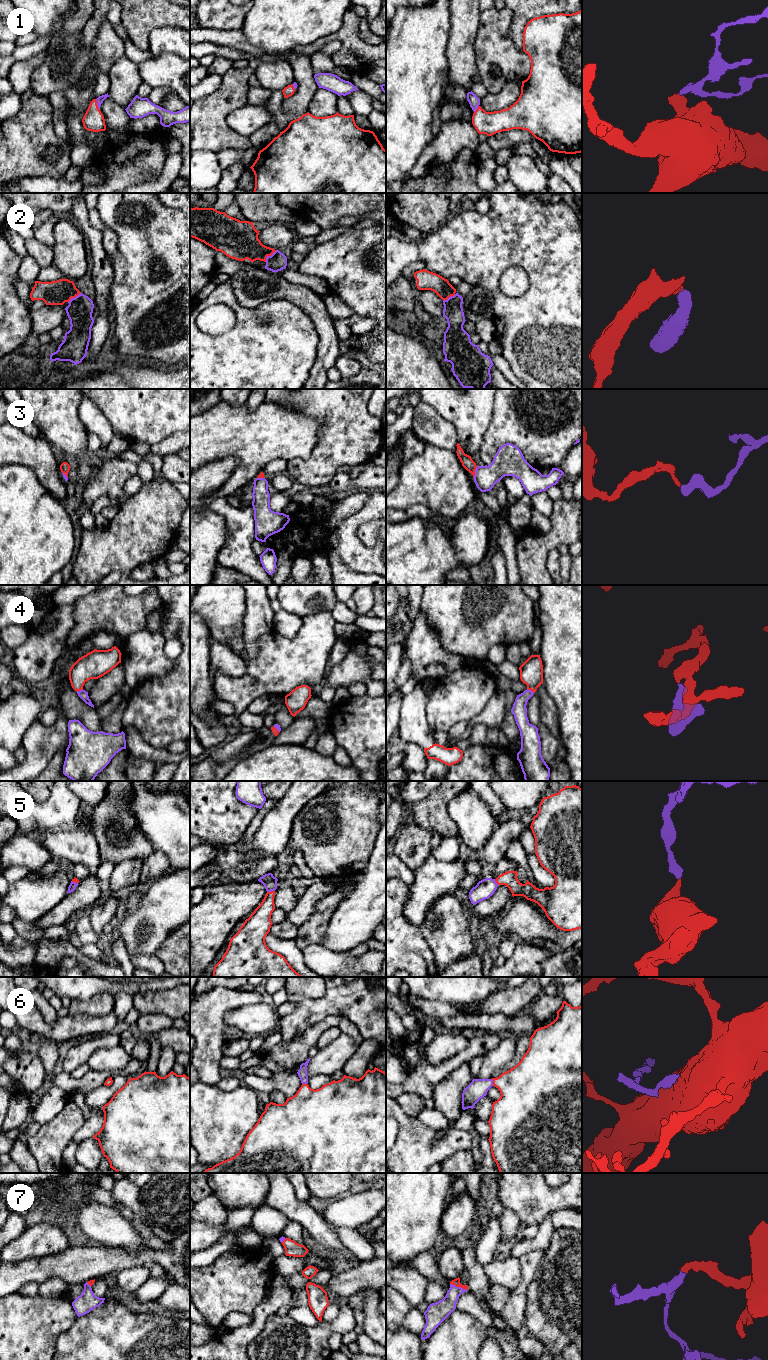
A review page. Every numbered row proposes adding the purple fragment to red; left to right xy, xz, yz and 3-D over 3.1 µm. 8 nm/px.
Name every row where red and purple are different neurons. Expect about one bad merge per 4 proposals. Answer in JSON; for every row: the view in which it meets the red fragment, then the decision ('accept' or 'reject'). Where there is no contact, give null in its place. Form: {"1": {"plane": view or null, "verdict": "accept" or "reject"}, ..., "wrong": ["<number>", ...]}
{"1": {"plane": "xy", "verdict": "accept"}, "2": {"plane": "xz", "verdict": "accept"}, "3": {"plane": "yz", "verdict": "accept"}, "4": {"plane": "yz", "verdict": "accept"}, "5": {"plane": "xz", "verdict": "accept"}, "6": {"plane": "yz", "verdict": "accept"}, "7": {"plane": "yz", "verdict": "accept"}, "wrong": []}

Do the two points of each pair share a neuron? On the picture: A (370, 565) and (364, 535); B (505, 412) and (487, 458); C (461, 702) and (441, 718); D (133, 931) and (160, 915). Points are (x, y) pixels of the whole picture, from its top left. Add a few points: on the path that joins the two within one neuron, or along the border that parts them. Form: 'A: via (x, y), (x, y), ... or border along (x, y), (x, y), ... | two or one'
A: border along (361, 523), (357, 537), (364, 545), (374, 547) | two
B: via (505, 423), (505, 426), (495, 436), (489, 447) | one
C: via (456, 703), (446, 713) | one
D: via (140, 931), (143, 931), (153, 921) | one

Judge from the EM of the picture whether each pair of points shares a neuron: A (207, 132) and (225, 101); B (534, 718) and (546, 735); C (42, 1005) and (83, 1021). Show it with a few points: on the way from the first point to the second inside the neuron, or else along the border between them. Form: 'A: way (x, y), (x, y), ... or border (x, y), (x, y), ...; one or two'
A: way (208, 124), (208, 118), (217, 109); one
B: border (540, 722), (537, 727); two
C: border (37, 1007), (49, 1024), (53, 1024), (59, 1018); two

